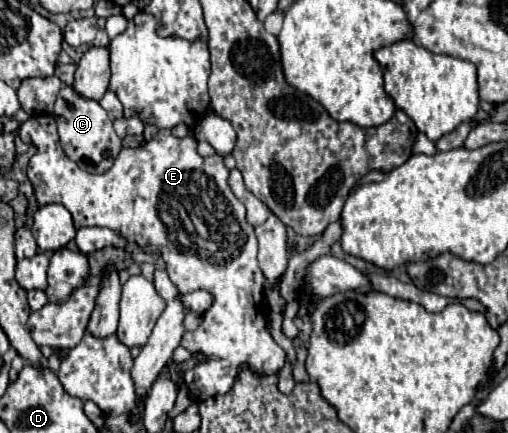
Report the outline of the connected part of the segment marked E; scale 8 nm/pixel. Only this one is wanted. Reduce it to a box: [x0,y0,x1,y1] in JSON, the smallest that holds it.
[19,115,285,403]

